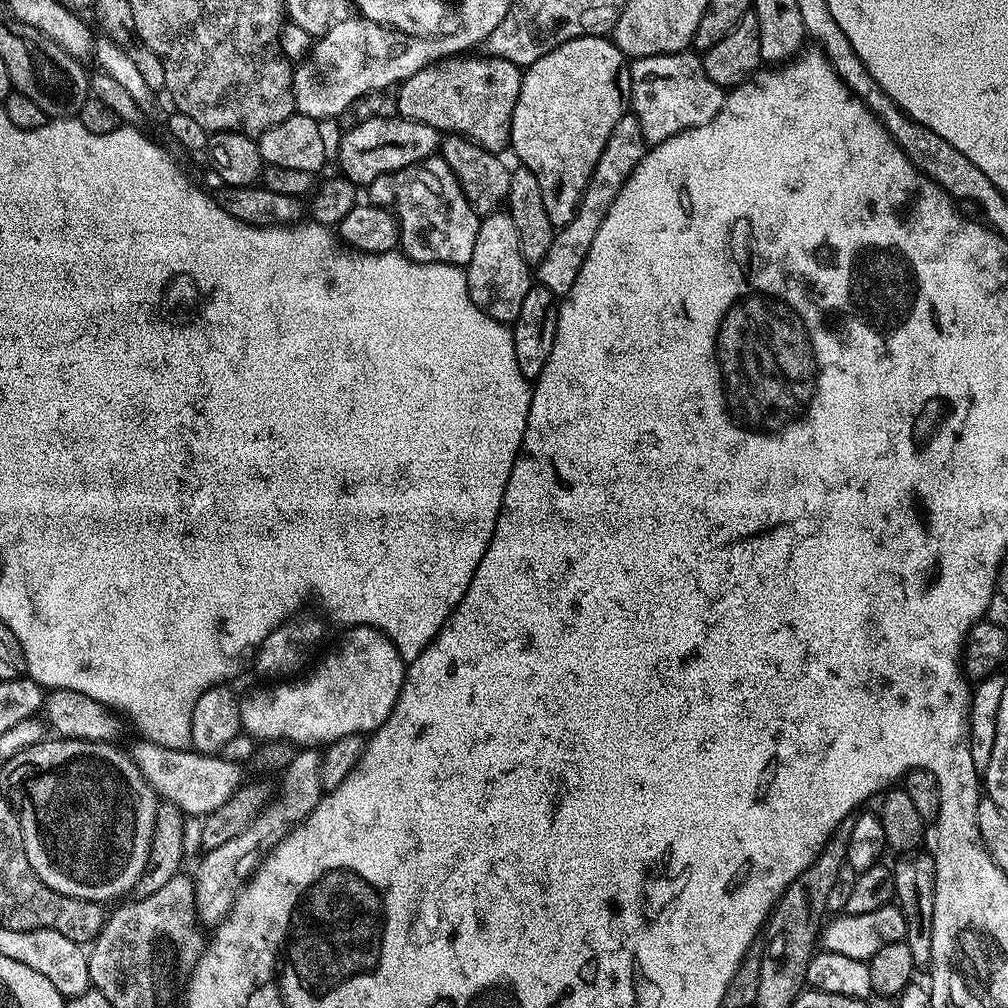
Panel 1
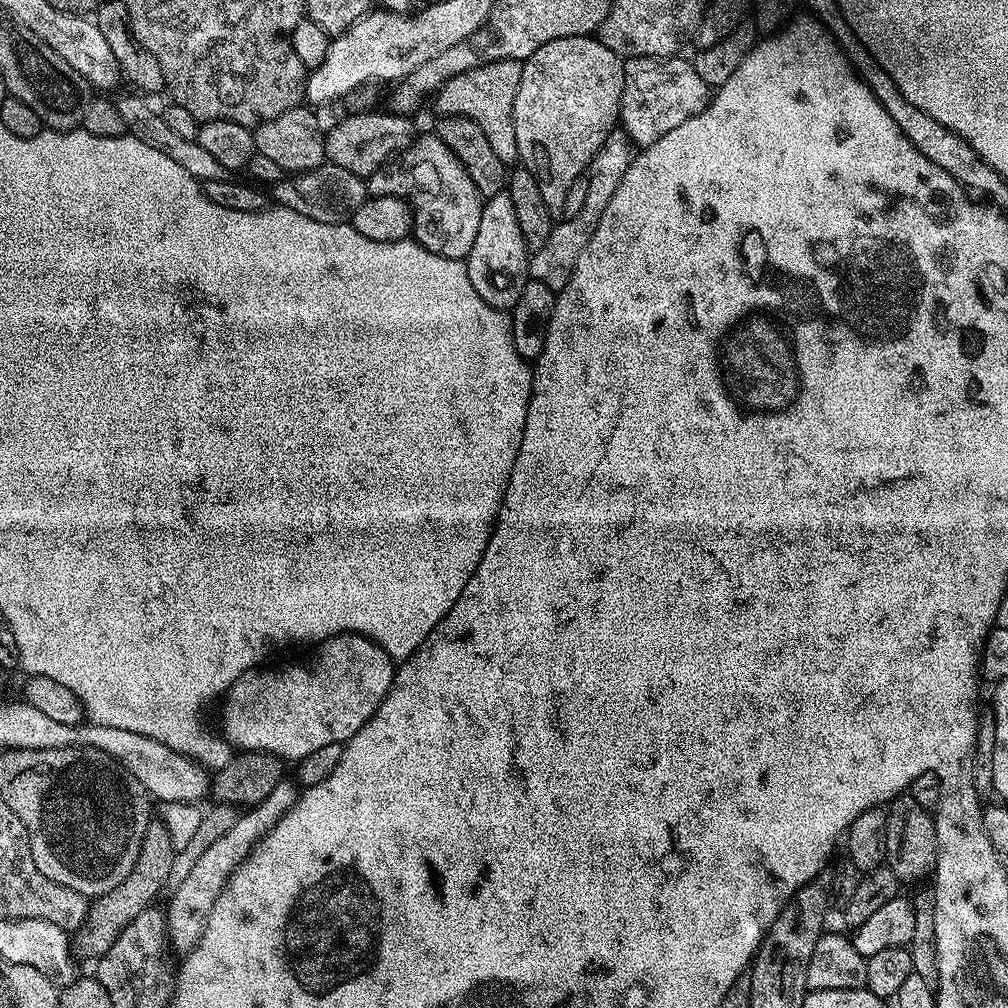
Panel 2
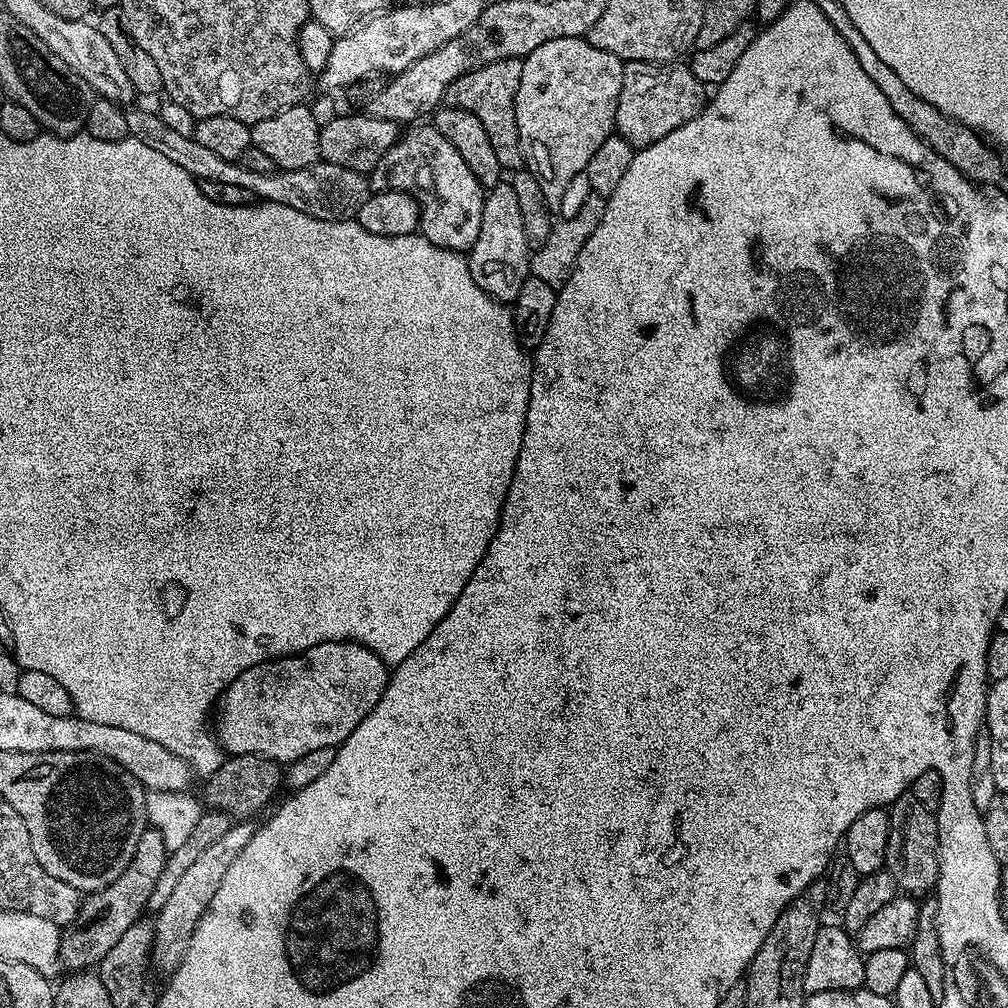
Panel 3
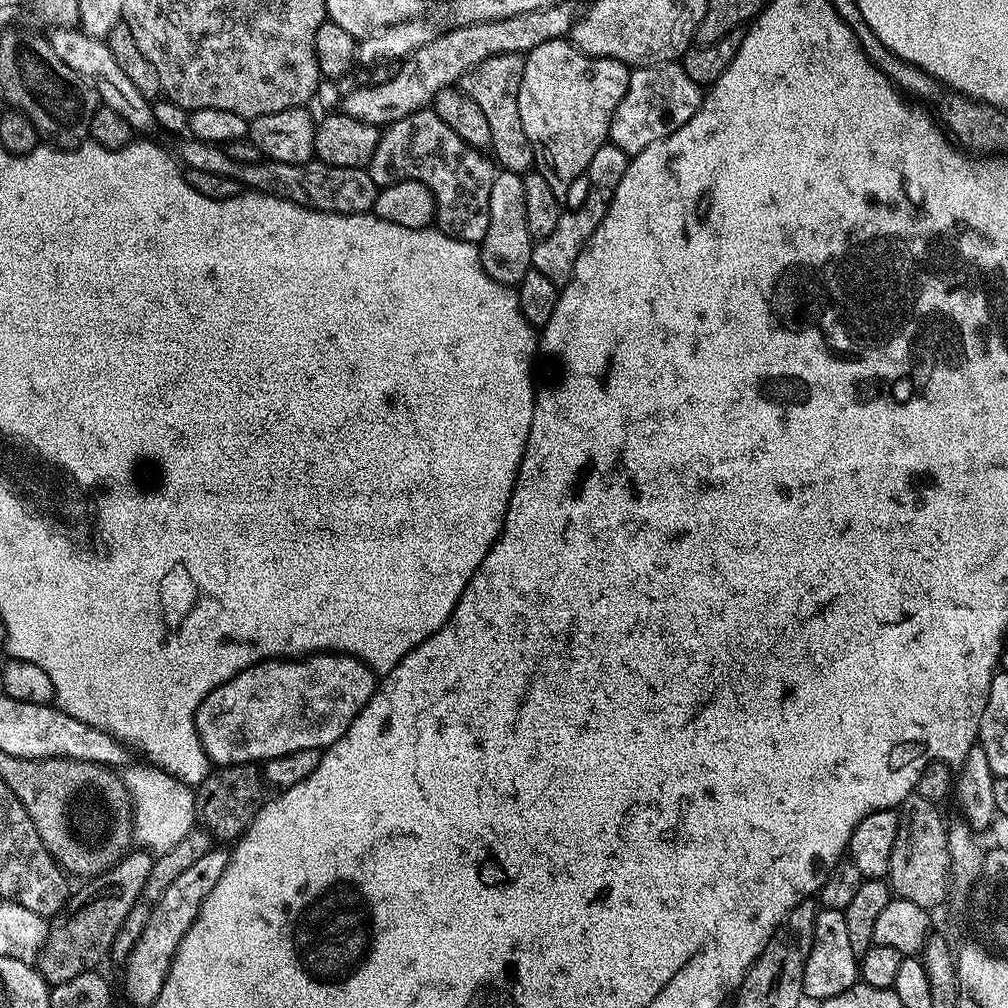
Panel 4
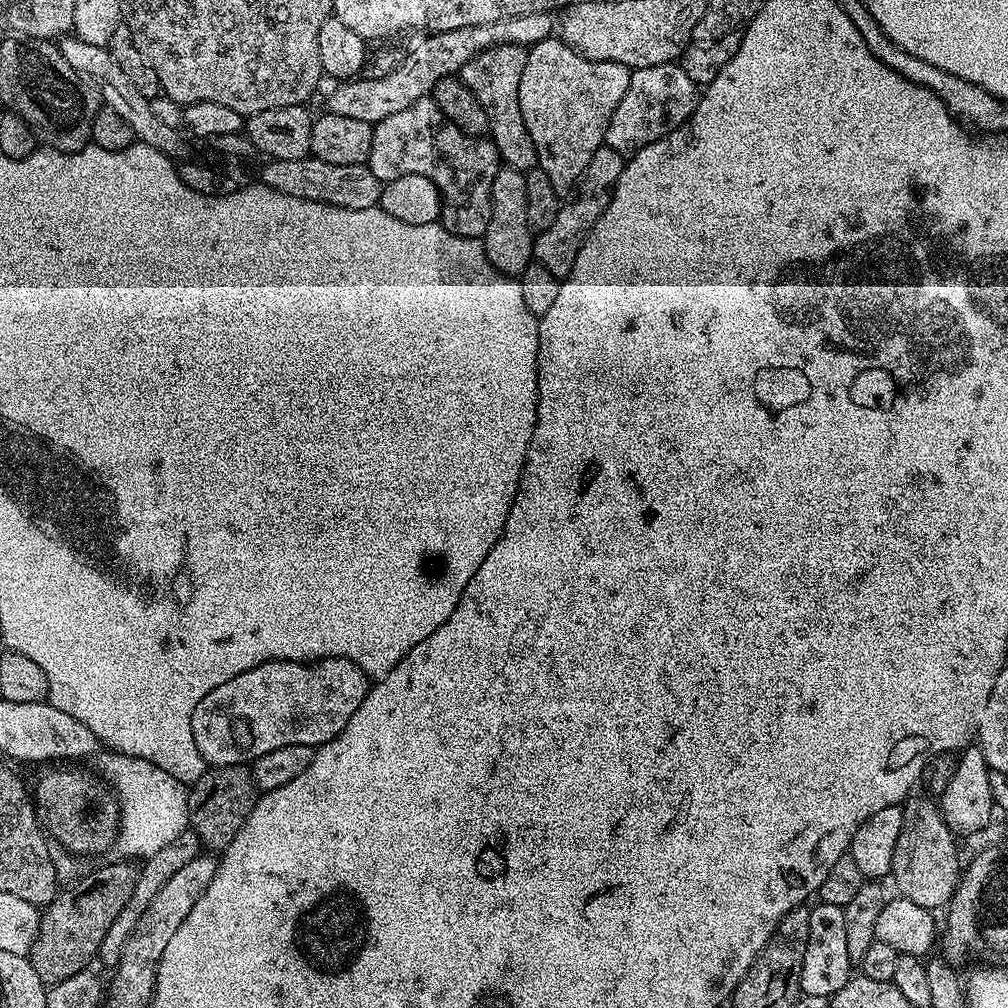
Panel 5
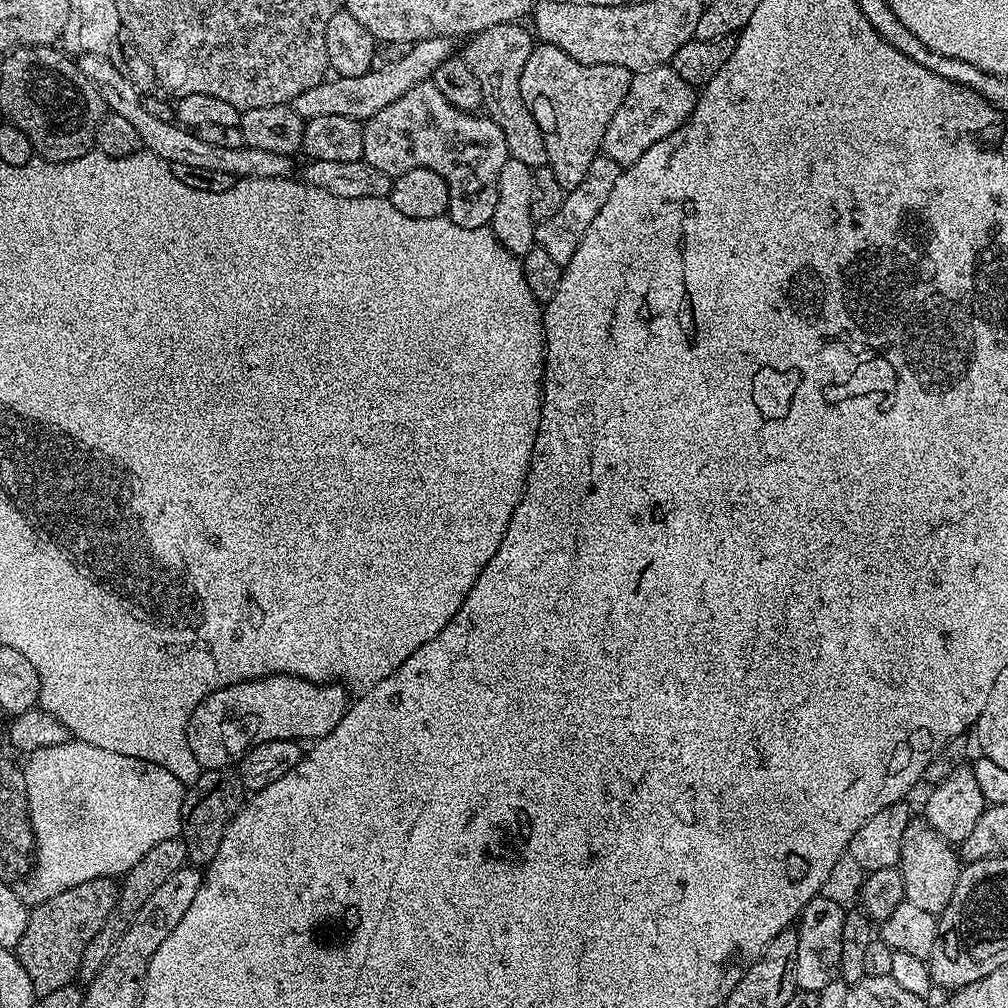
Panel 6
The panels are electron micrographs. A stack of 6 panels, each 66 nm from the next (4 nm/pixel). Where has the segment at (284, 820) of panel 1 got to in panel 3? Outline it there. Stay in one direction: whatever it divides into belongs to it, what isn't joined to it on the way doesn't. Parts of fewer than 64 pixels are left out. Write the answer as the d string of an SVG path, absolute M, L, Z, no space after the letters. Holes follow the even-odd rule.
M233 823L232 828L226 830L226 834L222 834L222 838L218 838L218 842L213 842L186 869L186 874L178 882L177 888L171 892L166 906L162 906L162 910L155 913L152 962L157 973L171 974L176 971L206 906L210 906L210 898L214 898L214 894L218 894L218 886L222 886L222 874L226 874L226 870L230 870L230 862L234 862L234 858L238 858L238 854L242 854L242 850L246 850L246 842L250 842L253 831L251 823Z

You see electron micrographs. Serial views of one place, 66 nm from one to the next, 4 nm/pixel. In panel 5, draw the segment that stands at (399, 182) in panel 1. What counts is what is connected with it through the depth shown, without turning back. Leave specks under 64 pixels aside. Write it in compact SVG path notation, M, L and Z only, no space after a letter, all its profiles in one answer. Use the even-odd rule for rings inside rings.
M431 98L414 102L390 118L382 118L372 129L372 149L368 169L382 182L402 178L402 174L422 174L440 191L439 223L456 236L483 237L490 226L494 178L502 167L494 143L467 136L442 114Z

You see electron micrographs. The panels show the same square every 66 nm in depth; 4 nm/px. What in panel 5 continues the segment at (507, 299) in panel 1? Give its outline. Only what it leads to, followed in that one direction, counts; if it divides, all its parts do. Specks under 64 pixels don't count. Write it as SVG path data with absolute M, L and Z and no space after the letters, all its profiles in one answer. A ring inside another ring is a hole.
M502 166L494 178L490 226L484 231L482 243L493 268L509 278L519 277L533 263L534 233L526 218L526 175L517 168Z

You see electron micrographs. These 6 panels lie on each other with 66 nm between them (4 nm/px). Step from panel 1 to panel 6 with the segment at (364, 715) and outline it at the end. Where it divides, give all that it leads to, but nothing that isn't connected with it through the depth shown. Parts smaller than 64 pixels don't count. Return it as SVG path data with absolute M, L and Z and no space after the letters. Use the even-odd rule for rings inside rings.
M279 675L263 680L245 680L243 684L231 684L217 692L211 692L190 714L188 721L188 750L198 758L201 769L224 770L239 765L241 758L252 748L275 740L315 742L328 736L338 722L348 713L349 689L343 686L314 684L310 680L297 680L295 676Z

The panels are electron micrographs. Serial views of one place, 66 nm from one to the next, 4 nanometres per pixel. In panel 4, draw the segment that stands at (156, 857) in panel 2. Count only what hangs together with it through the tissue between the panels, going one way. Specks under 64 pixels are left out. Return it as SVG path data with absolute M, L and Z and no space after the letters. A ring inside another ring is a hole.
M148 850L136 851L129 851L111 870L95 877L89 883L92 884L88 888L89 900L81 908L73 907L67 915L51 925L48 941L40 951L38 961L38 971L48 985L70 982L70 978L78 978L78 974L93 971L100 966L96 964L103 962L104 955L107 957L111 953L114 938L118 930L122 930L122 922L126 922L130 910L134 910L134 902L140 900L150 878L153 853Z

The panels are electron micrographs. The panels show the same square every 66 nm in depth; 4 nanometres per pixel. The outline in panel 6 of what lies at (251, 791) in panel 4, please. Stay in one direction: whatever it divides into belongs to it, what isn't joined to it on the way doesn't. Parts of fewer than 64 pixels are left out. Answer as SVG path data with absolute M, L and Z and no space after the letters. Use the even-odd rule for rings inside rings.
M232 770L201 771L198 782L194 782L184 793L182 814L182 839L188 850L188 864L206 866L218 854L226 826L240 813L246 803L246 789L239 775Z

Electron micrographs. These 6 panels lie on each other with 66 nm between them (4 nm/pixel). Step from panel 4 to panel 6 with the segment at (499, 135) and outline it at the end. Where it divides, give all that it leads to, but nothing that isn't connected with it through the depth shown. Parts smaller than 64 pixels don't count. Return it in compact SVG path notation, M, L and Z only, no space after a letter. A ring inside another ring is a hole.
M520 22L490 26L490 30L482 30L465 43L468 45L462 49L462 55L474 78L478 78L478 86L482 86L483 111L494 122L498 122L502 134L506 134L509 157L526 162L526 166L535 170L545 167L548 159L542 130L538 122L534 122L534 114L530 114L522 98L522 70L534 47L533 33L527 27L524 29L524 26Z

